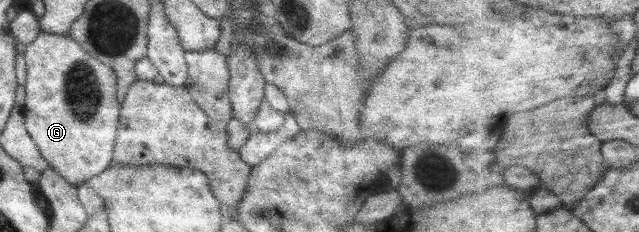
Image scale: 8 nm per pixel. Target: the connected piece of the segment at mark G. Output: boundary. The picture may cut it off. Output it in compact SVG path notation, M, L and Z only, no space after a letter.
M40 32L36 39L25 46L26 92L22 112L25 127L49 167L56 170L68 183L79 185L89 177L102 173L111 165L120 115L117 100L117 77L114 70L88 55L69 35Z

